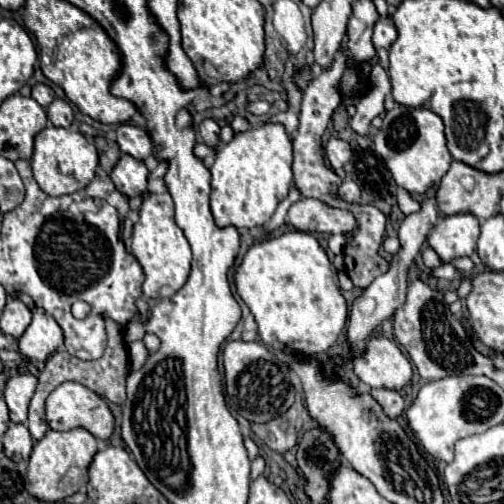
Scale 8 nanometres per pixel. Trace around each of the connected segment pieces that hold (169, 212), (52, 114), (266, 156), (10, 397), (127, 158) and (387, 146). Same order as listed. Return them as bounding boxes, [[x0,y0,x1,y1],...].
[[133,193,191,299],[47,99,73,129],[211,123,293,227],[5,373,37,423],[111,155,147,197],[375,105,453,195]]

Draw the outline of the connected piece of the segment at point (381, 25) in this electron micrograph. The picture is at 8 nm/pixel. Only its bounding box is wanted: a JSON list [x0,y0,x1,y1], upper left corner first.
[373,19,397,49]

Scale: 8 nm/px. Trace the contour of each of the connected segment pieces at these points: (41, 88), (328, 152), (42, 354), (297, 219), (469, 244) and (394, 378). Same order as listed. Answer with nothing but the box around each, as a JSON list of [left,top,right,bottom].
[[31,83,55,107],[325,137,351,171],[19,309,63,361],[287,199,355,233],[427,215,479,263],[353,337,413,391]]

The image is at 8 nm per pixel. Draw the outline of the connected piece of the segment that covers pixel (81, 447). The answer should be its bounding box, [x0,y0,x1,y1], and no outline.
[24,429,97,503]

